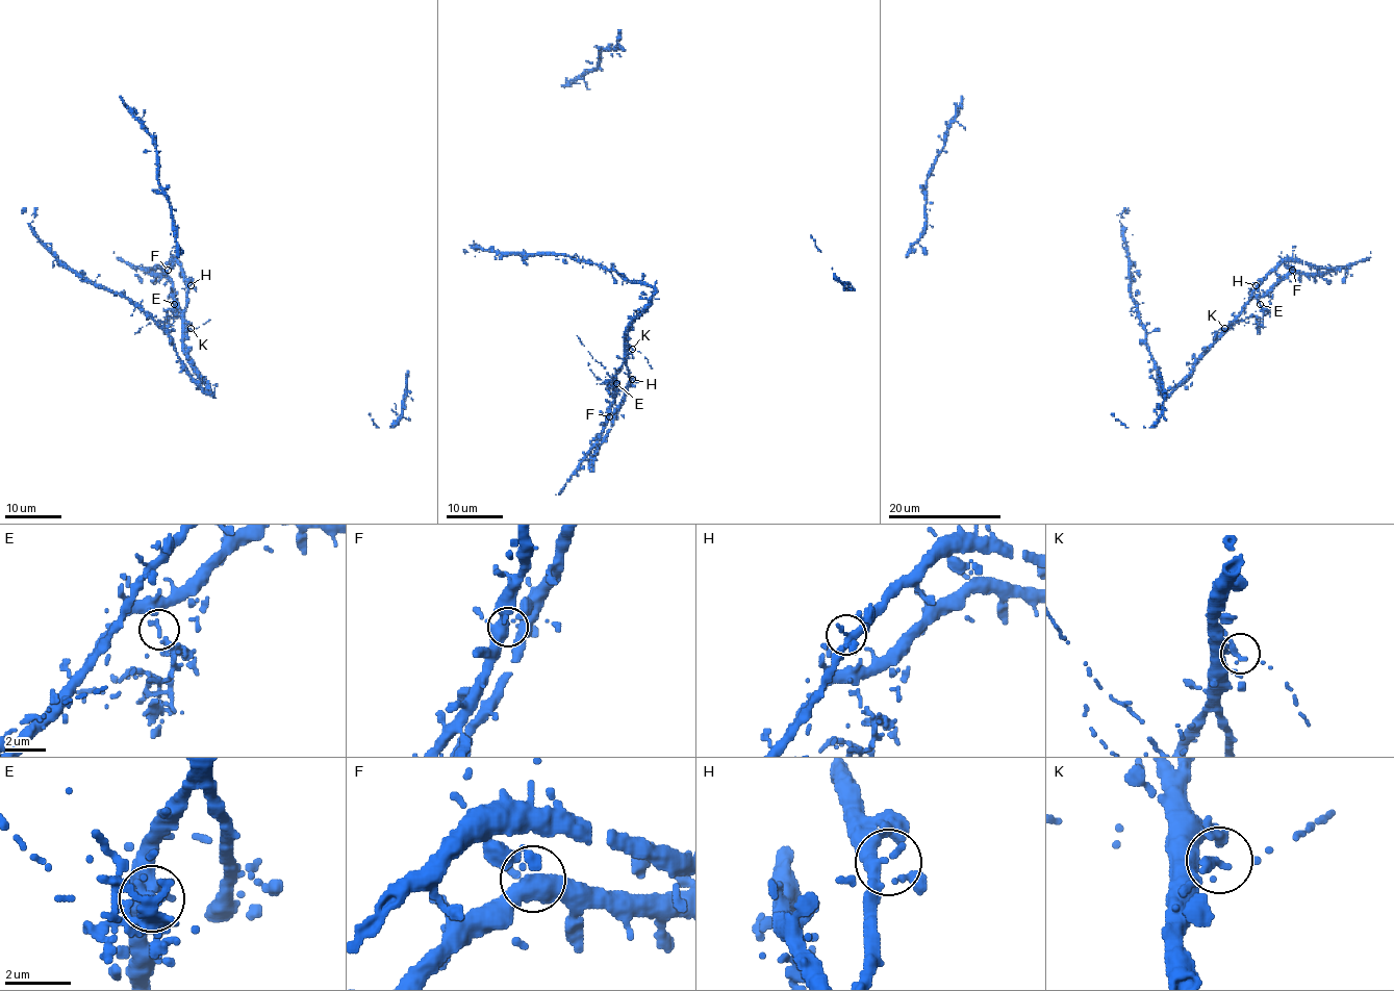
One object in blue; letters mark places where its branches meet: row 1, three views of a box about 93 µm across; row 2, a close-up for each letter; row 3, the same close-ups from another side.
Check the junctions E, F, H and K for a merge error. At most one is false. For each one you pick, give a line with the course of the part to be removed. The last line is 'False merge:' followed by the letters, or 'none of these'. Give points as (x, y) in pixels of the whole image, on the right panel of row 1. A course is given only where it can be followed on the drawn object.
E: (1260, 304), (1261, 319), (1251, 315), (1212, 334)
False merge: E

